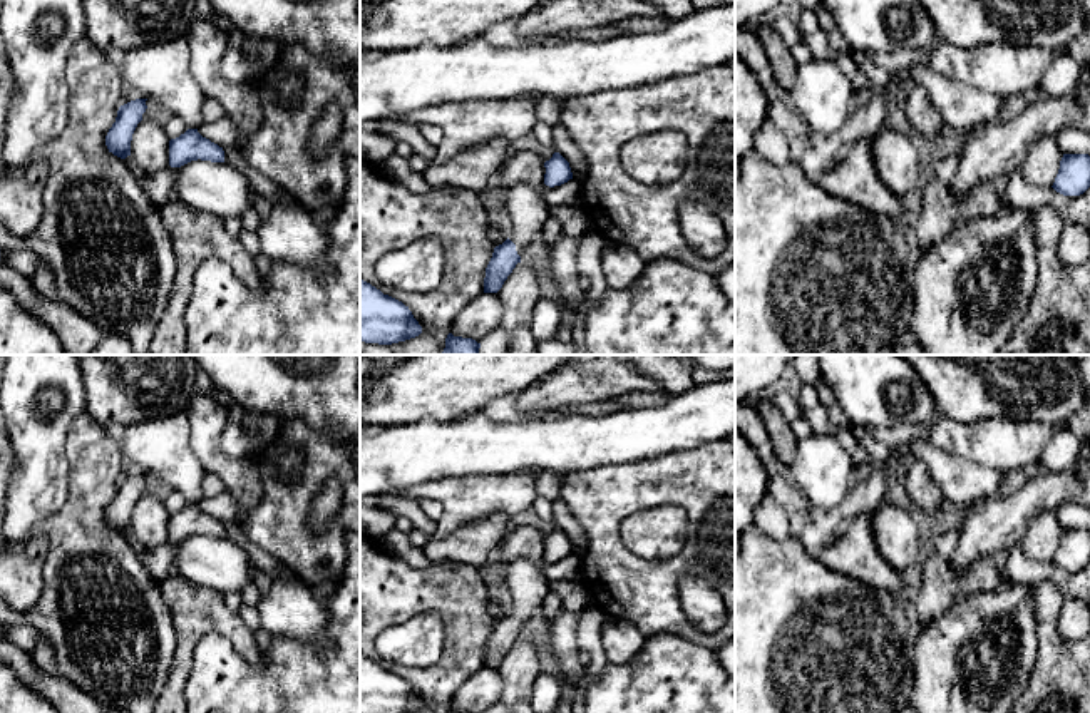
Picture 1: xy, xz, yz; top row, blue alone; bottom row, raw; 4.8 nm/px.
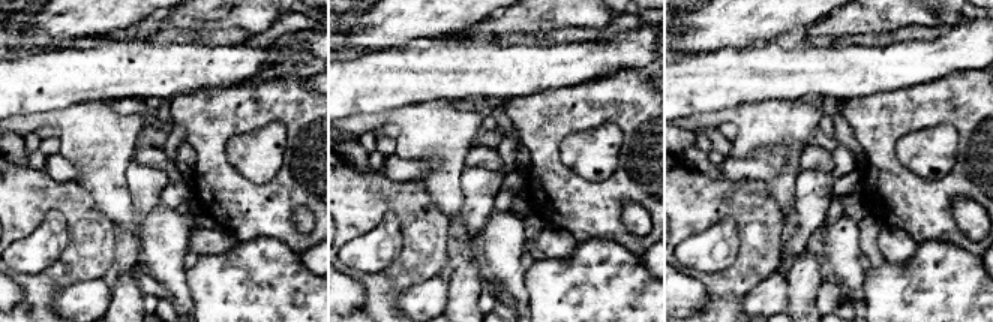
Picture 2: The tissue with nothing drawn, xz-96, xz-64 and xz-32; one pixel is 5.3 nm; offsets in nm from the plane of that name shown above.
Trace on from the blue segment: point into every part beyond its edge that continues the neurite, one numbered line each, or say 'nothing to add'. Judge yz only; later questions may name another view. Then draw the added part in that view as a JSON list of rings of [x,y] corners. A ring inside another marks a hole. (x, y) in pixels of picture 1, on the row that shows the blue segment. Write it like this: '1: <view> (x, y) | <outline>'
nothing to add

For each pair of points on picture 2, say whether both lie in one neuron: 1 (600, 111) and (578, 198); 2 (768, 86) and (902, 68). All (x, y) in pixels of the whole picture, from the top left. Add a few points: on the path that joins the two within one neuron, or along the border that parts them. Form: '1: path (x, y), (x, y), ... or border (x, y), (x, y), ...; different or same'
1: path (573, 119), (551, 141), (551, 171); same
2: path (801, 74), (812, 71), (869, 69); same

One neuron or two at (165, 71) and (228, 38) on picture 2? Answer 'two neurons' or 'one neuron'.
two neurons

